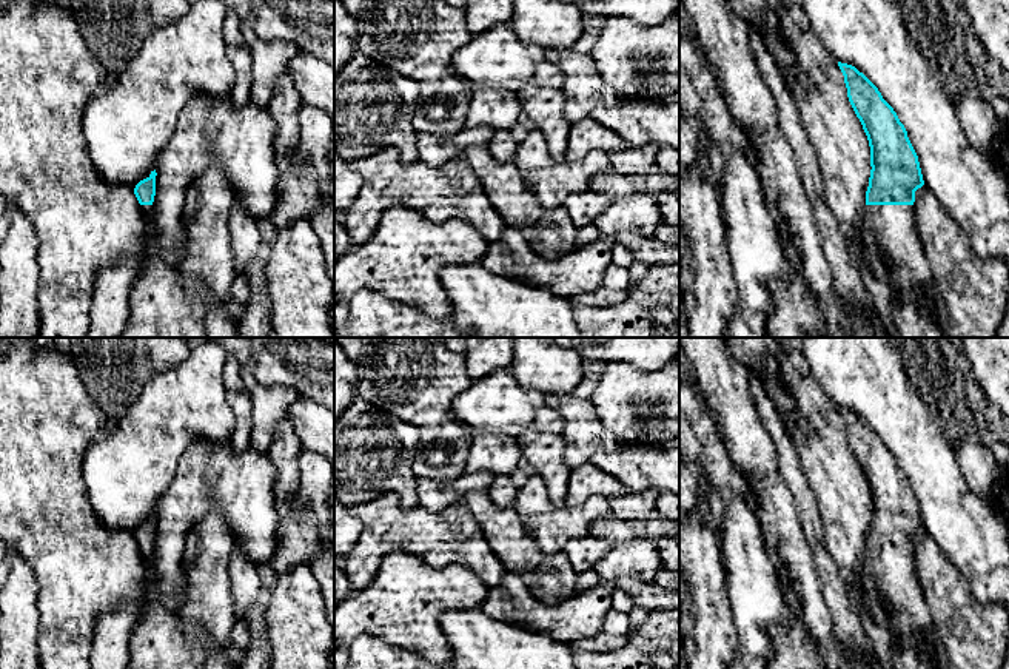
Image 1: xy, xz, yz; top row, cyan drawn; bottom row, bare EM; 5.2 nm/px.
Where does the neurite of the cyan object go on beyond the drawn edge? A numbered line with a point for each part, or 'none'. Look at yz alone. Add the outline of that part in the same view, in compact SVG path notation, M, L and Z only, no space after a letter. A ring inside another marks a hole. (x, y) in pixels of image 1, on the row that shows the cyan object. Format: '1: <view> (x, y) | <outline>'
1: yz (892, 230) | M866 205L858 234L860 244L875 248L890 267L884 279L877 277L867 268L861 271L877 314L890 338L897 338L892 314L892 301L897 296L917 301L921 293L930 293L934 316L944 328L946 314L918 234L913 205Z

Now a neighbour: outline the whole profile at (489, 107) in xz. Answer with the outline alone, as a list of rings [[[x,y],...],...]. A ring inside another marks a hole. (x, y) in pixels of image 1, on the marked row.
[[[476,86],[465,113],[465,126],[493,126],[498,131],[510,131],[521,113],[518,94]]]

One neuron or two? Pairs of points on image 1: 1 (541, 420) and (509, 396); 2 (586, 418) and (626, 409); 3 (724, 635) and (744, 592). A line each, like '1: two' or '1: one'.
1: one
2: two
3: two

